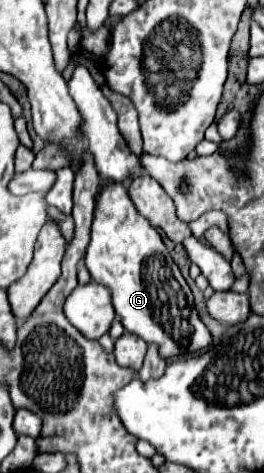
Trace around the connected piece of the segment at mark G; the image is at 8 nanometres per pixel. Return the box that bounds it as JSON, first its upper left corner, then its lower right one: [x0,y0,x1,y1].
[85,182,213,360]

